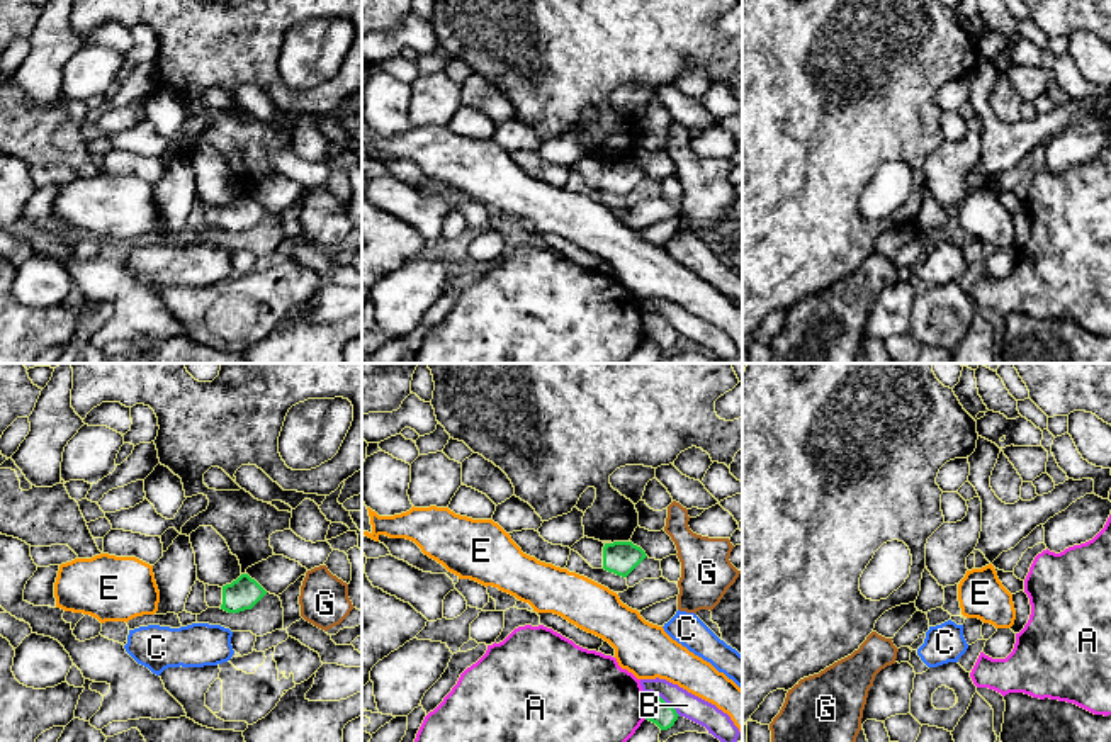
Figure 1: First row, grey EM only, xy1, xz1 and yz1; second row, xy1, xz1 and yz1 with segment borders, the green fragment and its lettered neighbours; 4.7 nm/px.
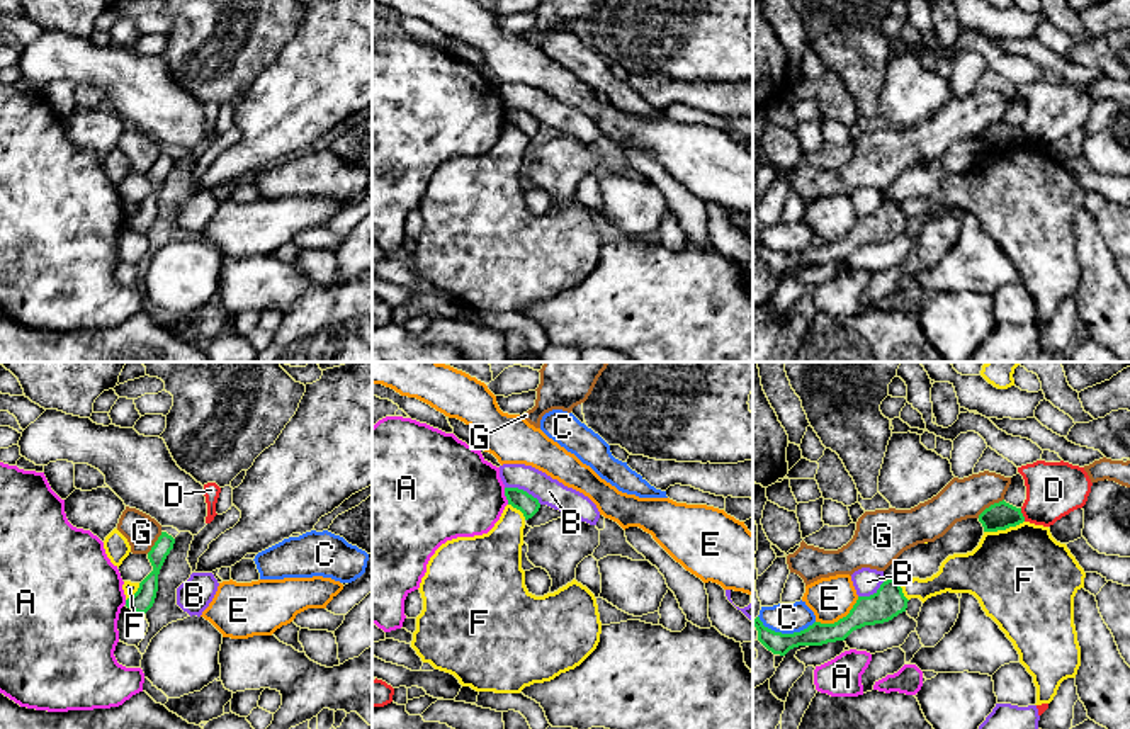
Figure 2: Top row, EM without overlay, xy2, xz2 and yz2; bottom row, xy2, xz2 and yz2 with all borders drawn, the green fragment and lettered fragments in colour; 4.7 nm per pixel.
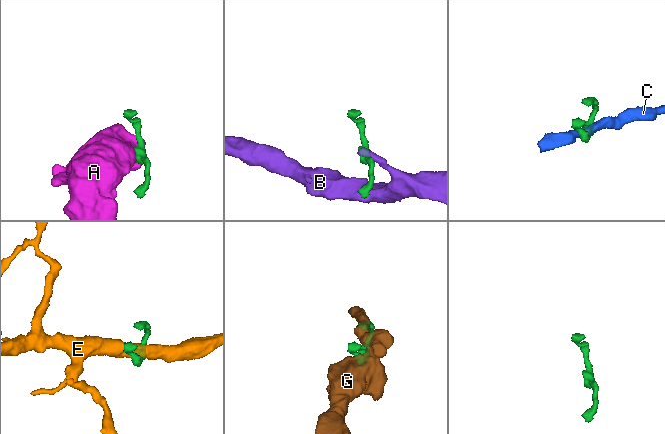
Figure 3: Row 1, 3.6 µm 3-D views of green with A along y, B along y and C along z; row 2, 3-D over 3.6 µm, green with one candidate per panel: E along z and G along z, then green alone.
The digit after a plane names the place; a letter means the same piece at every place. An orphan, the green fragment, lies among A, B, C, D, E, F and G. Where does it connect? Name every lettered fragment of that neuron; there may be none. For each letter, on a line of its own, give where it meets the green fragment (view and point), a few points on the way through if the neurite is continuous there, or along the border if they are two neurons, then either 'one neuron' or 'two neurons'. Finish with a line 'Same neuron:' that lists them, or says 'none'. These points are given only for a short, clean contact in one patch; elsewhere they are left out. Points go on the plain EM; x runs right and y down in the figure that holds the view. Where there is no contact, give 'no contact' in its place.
A: xz1 (642, 326) | along xz1 (641, 313), (641, 326), (646, 338) | two neurons
B: xz1 (659, 316) | along xz1 (642, 311), (659, 314), (680, 335) | two neurons
C: yz2 (785, 254) | along yz2 (758, 235), (765, 245), (782, 252), (799, 252), (814, 240) | two neurons
D: yz2 (1022, 135) | along yz2 (1020, 128), (1025, 140) | two neurons
E: yz2 (840, 238) | along yz2 (858, 216), (845, 235), (833, 242), (816, 242) | two neurons
F: yz2 (1003, 148) | two neurons
G: yz2 (991, 124) | two neurons
Same neuron: none

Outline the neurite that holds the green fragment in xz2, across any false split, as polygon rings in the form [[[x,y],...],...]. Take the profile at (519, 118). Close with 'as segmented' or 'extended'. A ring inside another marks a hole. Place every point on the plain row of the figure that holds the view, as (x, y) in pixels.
[[[505,107],[505,116],[508,124],[523,133],[525,139],[532,138],[540,127],[537,117],[518,107]]]; as segmented

